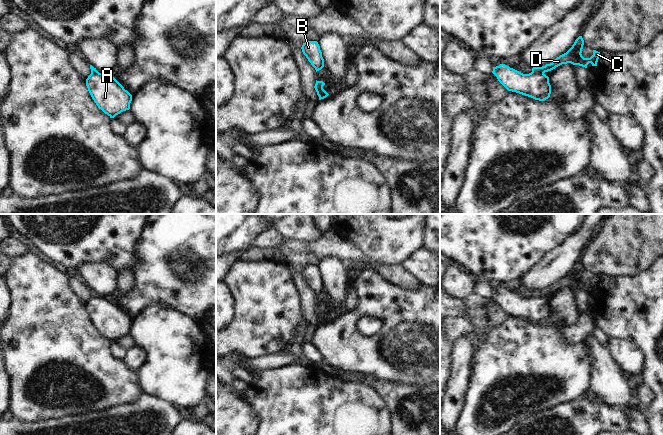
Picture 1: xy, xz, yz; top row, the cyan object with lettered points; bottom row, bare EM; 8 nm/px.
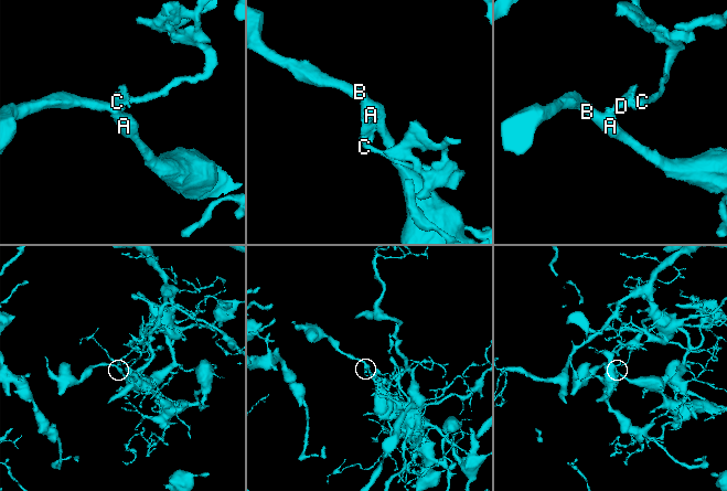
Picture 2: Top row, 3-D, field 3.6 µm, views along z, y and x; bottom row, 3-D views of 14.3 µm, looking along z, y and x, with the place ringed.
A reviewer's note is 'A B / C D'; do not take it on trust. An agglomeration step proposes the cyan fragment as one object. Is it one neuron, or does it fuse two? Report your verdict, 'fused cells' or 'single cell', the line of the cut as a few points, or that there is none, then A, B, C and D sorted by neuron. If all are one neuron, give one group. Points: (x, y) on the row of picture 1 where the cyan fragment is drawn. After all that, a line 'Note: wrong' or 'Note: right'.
fused cells | yz (532, 71), (543, 73) | A B / C D
Note: right

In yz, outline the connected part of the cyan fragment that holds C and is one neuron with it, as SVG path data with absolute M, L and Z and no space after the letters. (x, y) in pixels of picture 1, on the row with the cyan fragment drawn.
M579 36L575 40L572 47L566 53L557 57L550 64L546 64L545 66L542 66L542 67L533 67L532 72L545 73L545 72L555 69L556 67L562 64L567 64L567 63L571 63L573 65L579 65L585 68L587 68L587 65L589 63L591 63L592 66L597 66L597 62L600 57L600 52L593 50L593 55L590 58L584 58L581 54L583 45L584 45L584 40L582 36Z

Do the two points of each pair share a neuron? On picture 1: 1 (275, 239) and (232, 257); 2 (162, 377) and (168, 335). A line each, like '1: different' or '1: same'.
1: same
2: same

